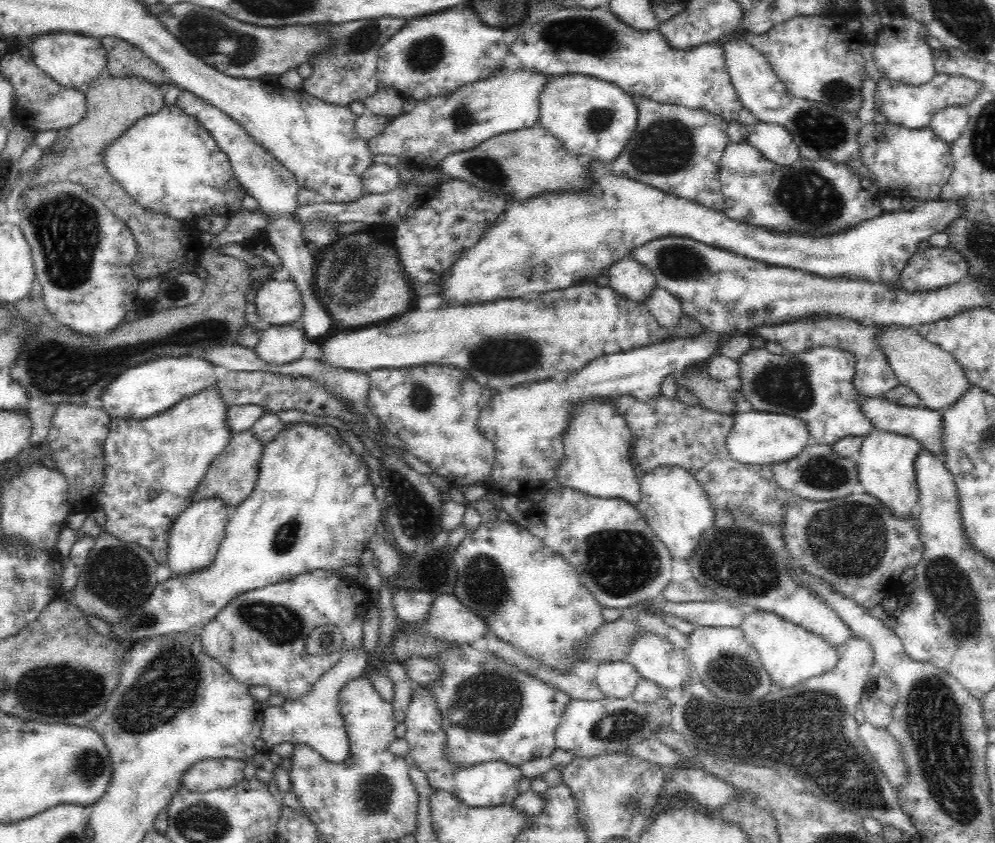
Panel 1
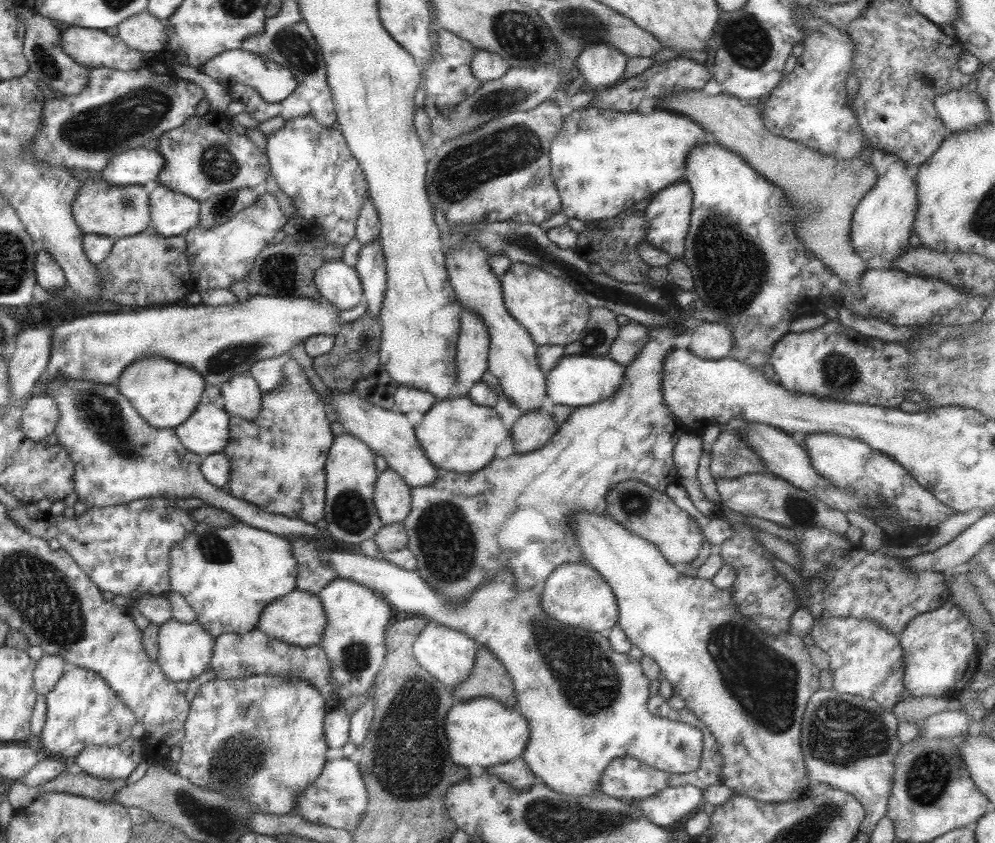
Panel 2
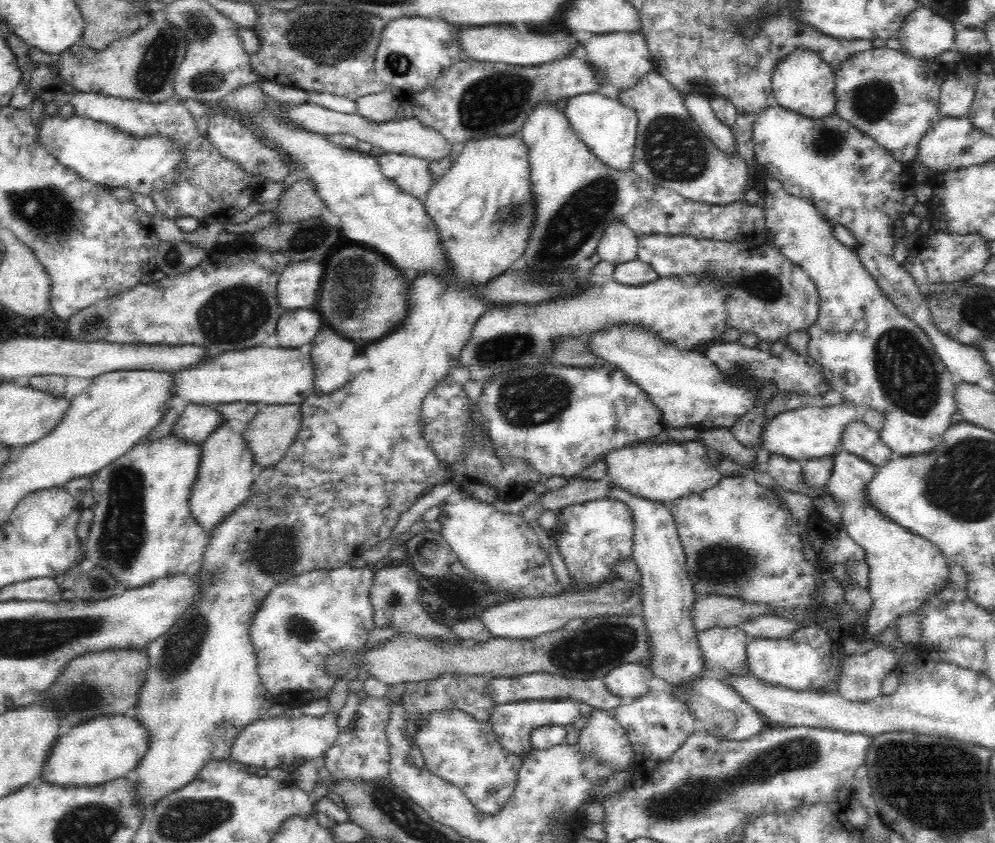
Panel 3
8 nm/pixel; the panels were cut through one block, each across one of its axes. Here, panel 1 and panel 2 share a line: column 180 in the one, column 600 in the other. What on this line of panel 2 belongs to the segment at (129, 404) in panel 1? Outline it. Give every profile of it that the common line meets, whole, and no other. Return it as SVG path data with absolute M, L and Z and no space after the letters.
M568 355L568 358L562 357L551 371L546 372L546 394L554 404L585 407L613 395L624 375L624 366L614 362L609 356Z

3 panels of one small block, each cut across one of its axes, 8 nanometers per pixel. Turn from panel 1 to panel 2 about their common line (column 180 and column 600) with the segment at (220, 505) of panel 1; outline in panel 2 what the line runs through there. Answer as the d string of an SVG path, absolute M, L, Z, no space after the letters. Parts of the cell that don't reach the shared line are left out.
M578 509L570 515L569 528L573 530L581 555L586 564L589 564L600 576L611 586L615 594L618 607L617 625L623 630L626 638L629 638L632 646L642 650L643 656L654 659L661 671L661 678L666 679L672 685L673 693L679 696L685 703L687 709L694 717L700 719L714 739L718 743L718 753L721 757L723 783L731 788L736 795L747 796L765 803L780 803L798 800L811 790L812 782L807 773L806 763L800 748L801 724L804 712L810 696L820 690L820 670L811 661L809 646L807 646L800 635L794 632L783 632L778 636L764 634L755 624L744 618L732 600L730 588L718 590L711 580L691 577L685 575L681 567L670 564L658 550L654 543L640 538L637 534L631 533L624 525L611 519L605 513L591 513Z

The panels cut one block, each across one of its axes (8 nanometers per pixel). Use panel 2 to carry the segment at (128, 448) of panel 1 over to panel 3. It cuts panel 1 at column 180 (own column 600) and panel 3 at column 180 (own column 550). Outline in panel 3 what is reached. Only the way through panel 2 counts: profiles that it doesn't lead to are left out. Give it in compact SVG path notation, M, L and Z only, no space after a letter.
M169 433L164 438L141 438L125 456L102 468L91 478L92 526L86 540L84 559L106 569L125 590L135 589L159 578L174 576L202 561L207 532L192 518L189 500L200 466L200 445Z

